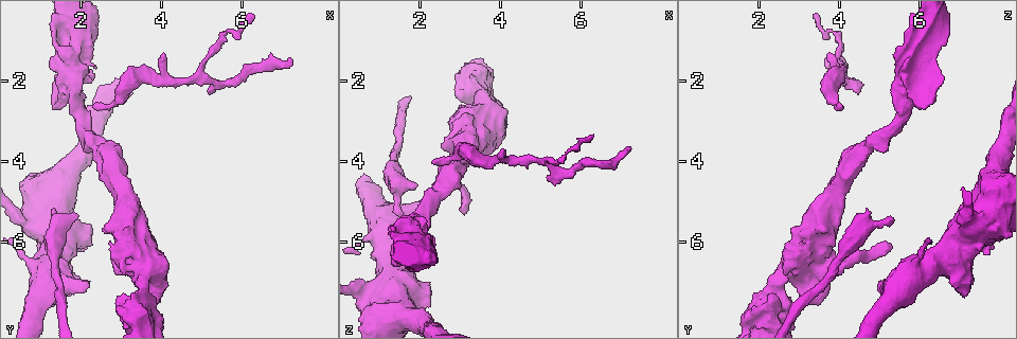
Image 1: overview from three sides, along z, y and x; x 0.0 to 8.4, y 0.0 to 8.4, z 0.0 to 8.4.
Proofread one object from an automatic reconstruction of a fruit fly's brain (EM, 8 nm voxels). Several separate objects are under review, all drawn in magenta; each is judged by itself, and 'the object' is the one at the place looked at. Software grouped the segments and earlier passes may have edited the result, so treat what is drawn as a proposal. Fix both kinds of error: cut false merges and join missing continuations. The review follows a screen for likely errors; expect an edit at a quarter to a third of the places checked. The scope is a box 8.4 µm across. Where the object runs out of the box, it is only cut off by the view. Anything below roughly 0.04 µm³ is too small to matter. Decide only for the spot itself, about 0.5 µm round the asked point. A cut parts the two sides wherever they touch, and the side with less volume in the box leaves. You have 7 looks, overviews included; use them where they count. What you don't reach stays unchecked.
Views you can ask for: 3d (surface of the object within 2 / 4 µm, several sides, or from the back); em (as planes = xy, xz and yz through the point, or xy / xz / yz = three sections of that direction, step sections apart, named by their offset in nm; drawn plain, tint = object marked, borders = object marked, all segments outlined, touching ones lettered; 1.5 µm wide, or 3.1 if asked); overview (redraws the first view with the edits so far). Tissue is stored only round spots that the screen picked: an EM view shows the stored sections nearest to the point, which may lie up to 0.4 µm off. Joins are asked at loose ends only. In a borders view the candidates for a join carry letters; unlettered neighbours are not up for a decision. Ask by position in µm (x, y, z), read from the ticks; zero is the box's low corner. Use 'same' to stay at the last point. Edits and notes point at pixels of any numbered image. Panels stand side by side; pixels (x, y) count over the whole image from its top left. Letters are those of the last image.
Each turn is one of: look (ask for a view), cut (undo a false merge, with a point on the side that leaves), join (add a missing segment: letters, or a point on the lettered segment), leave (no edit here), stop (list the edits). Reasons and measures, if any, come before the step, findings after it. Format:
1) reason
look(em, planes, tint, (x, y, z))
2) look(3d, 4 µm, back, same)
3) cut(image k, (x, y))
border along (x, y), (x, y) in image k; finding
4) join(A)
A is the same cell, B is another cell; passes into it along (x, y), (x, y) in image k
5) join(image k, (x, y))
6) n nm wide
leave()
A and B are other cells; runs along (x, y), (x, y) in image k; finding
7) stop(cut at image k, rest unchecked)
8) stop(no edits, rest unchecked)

an open end
look(em, yz, step 4, borders, (7.20, 1.45, 3.65))

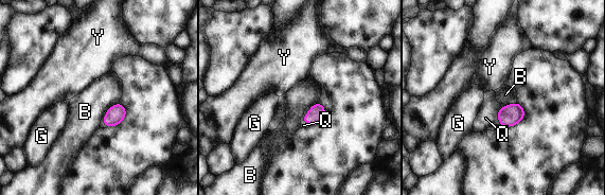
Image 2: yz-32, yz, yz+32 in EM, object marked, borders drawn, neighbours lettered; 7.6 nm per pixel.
another direction
look(em, planes, borders, same)

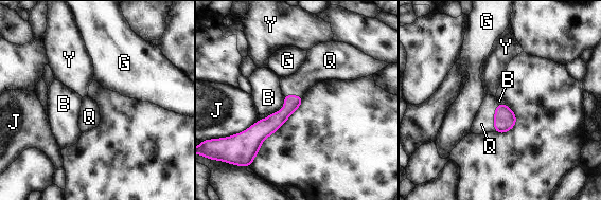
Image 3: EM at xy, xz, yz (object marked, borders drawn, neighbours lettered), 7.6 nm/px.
join(Q)
Q is the same cell, B, G, J and Y are other cells; passes into it along (505, 120), (494, 117), (483, 122) in image 3; it goes on there

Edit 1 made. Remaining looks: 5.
redraw
look(overview)

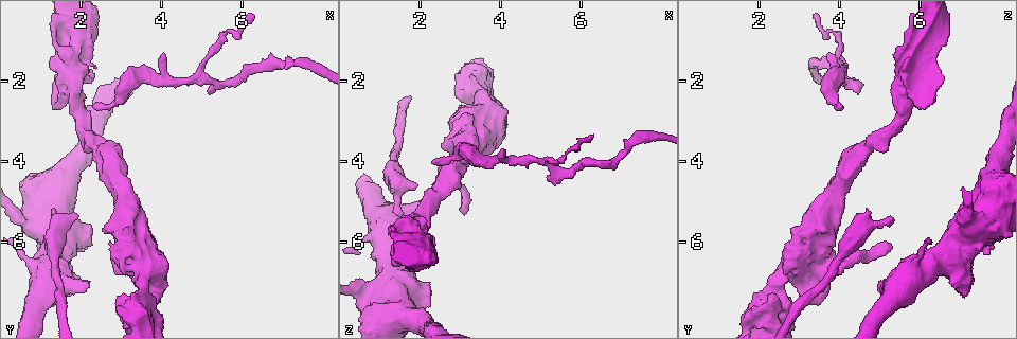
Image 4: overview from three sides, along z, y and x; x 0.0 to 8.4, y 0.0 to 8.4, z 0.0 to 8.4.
branch stops here
look(3d, 4 µm, back, (2.40, 2.50, 3.95))

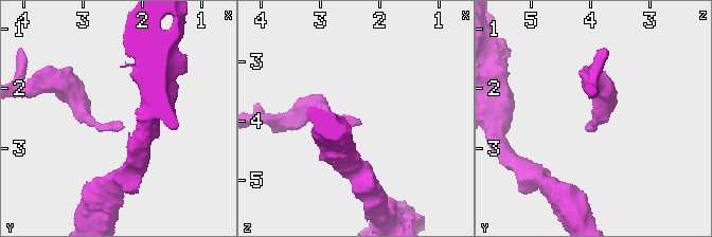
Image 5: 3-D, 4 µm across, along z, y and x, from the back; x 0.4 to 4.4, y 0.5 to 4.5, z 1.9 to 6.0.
look(em, xz, step 4, borders, (2.40, 2.55, 4.00))

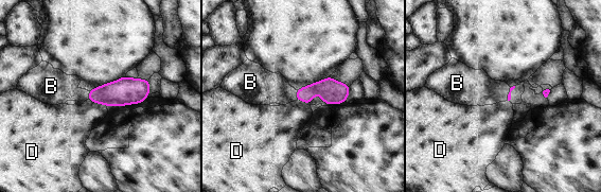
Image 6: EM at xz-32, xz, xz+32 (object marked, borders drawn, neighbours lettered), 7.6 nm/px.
cut it another way
look(em, planes, borders, same)

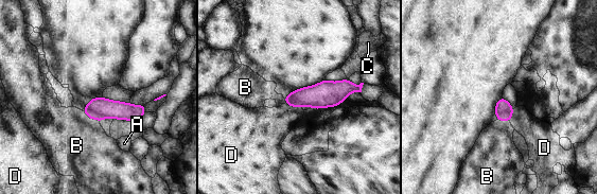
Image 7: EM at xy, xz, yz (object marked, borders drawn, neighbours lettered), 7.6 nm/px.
leave()
A, B, C and D are other cells; border along (284, 103), (301, 108) in image 7; no lettered segment goes on from it

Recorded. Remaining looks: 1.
stop(join at image 3, rest unchecked)

